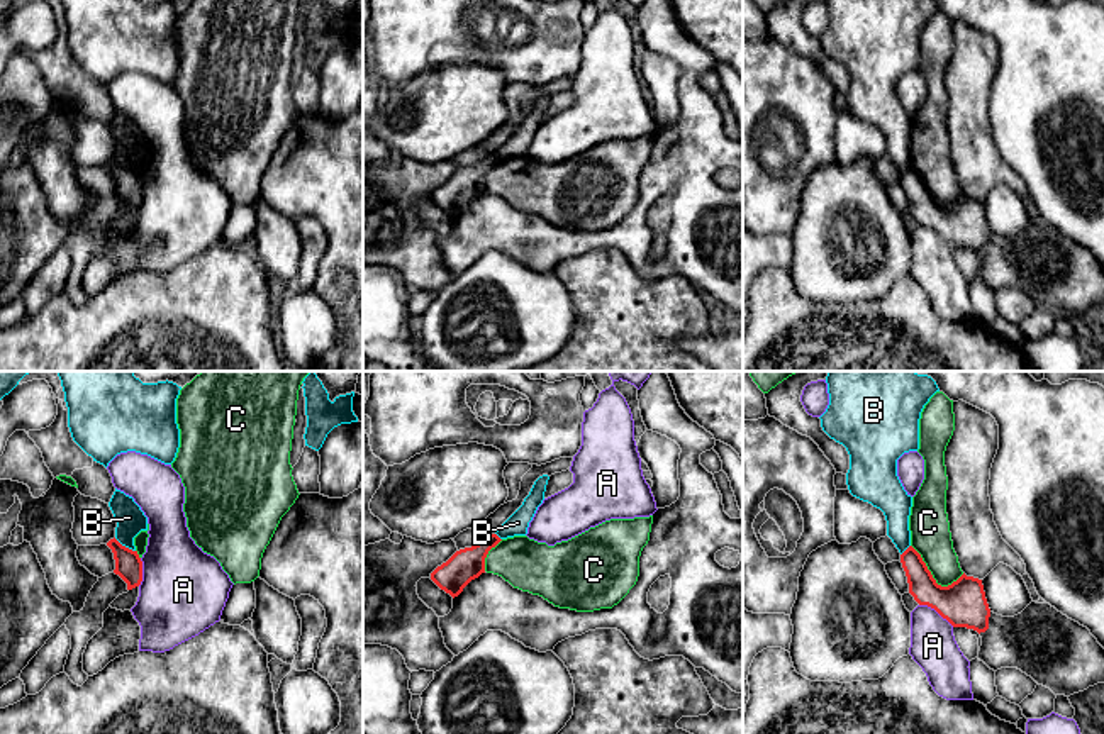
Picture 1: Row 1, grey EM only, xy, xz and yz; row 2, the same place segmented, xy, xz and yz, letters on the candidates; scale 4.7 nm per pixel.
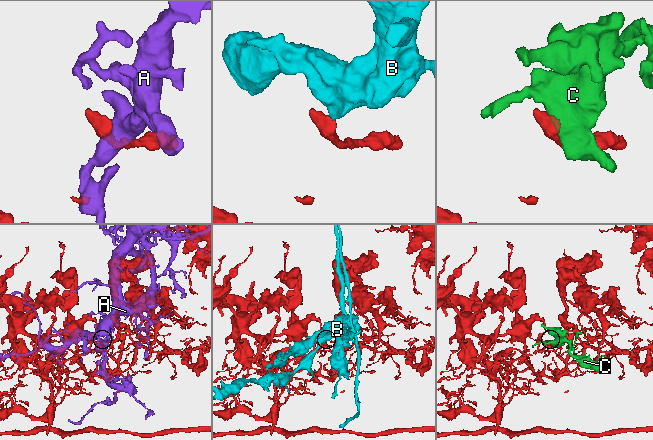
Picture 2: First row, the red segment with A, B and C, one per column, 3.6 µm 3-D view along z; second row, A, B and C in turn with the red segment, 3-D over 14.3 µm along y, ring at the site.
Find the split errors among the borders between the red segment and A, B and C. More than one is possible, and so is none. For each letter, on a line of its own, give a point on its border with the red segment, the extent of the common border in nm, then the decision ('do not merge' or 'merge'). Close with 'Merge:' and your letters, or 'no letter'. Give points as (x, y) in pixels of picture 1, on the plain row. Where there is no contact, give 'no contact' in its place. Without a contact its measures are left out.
A: yz (936, 231) | 200 nm | do not merge
B: xy (124, 166) | 120 nm | do not merge
C: yz (931, 197) | 300 nm | do not merge
Merge: no letter

